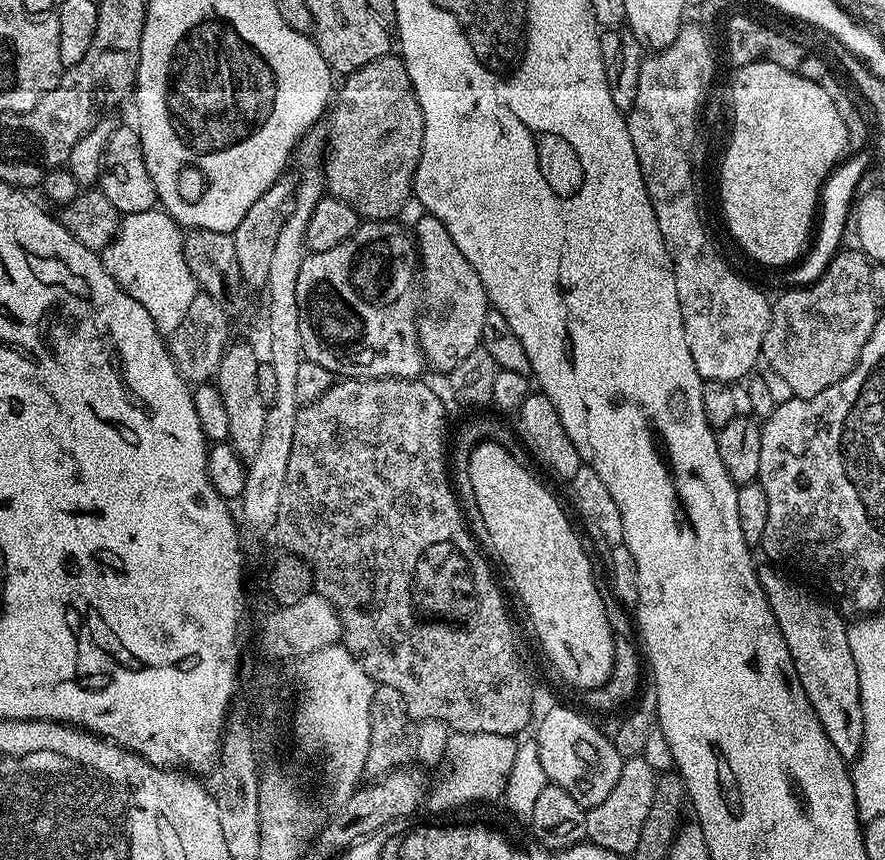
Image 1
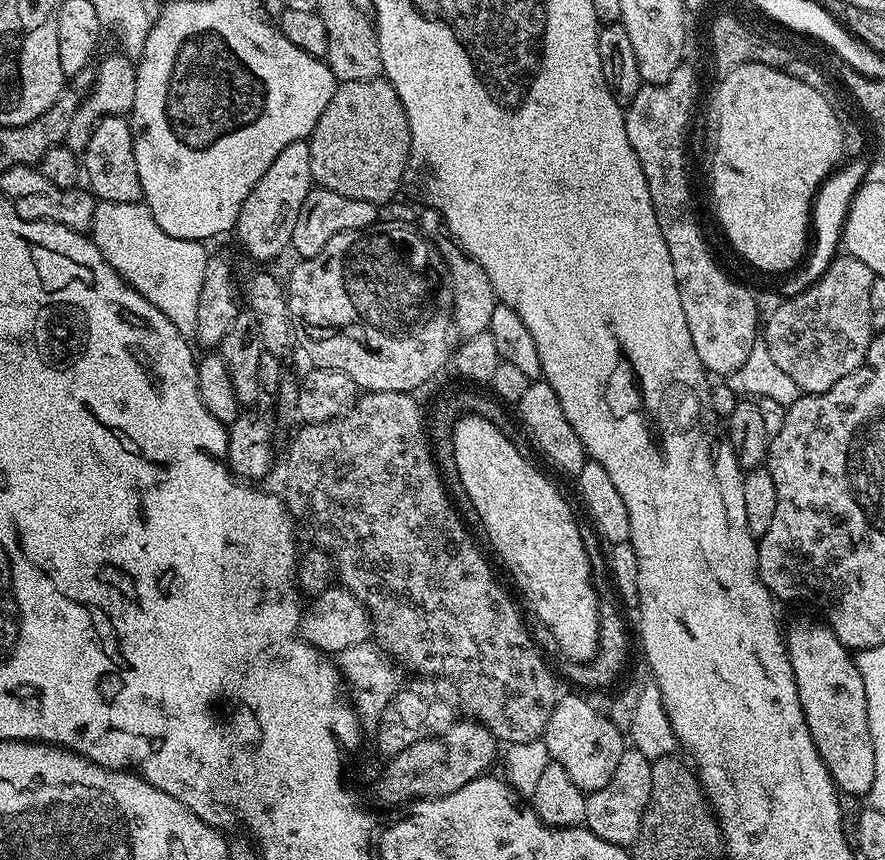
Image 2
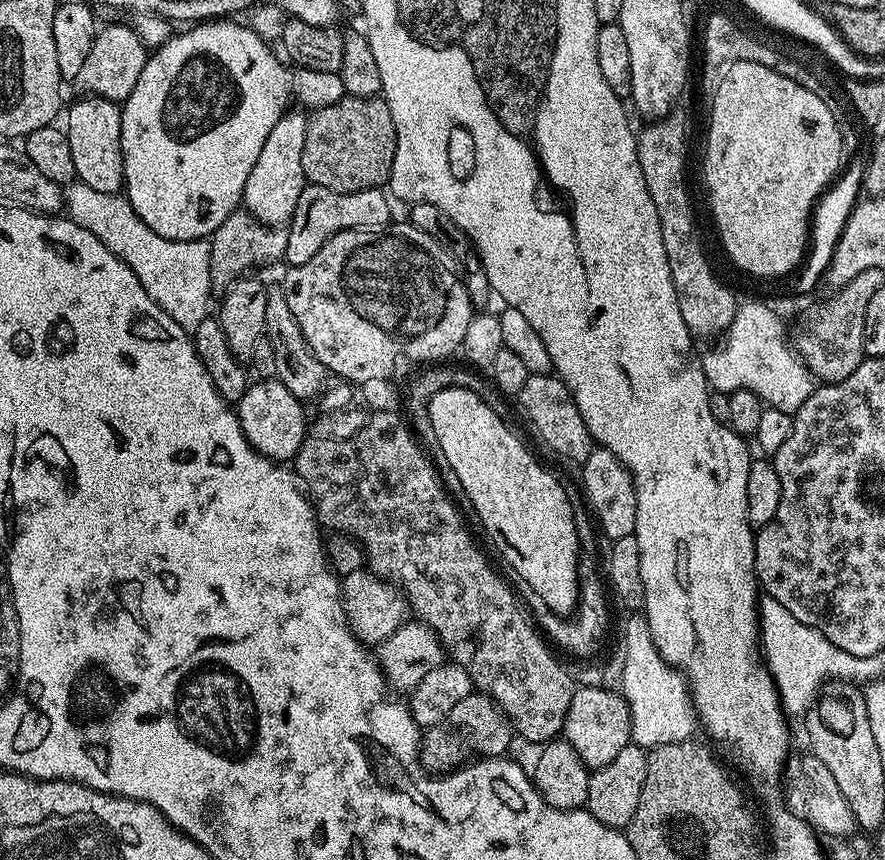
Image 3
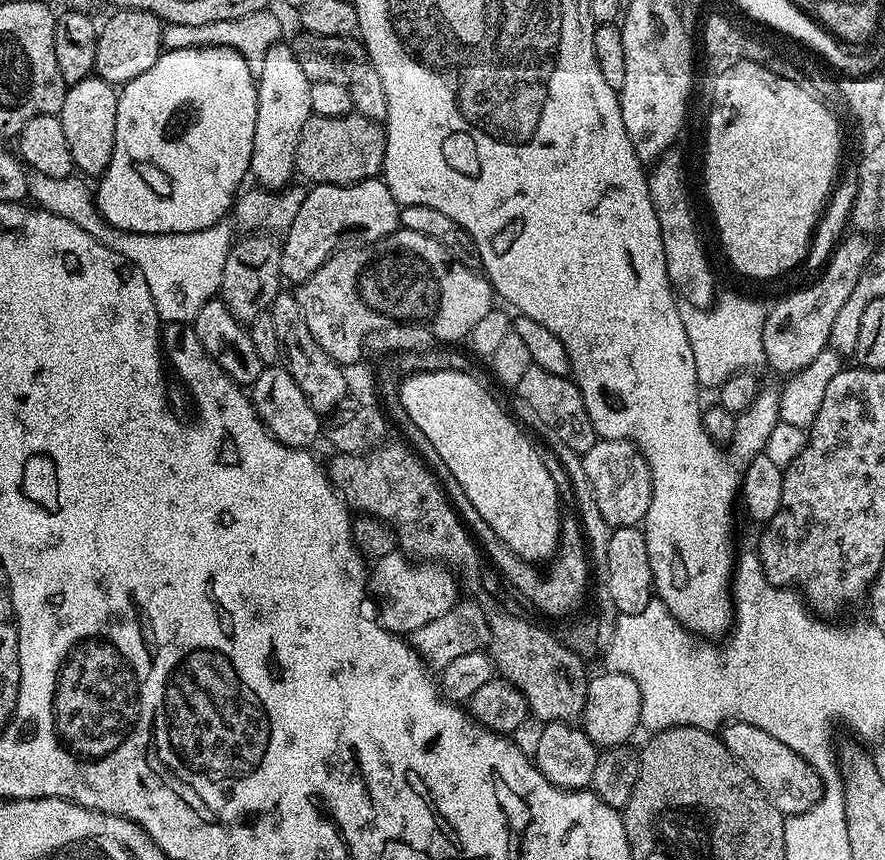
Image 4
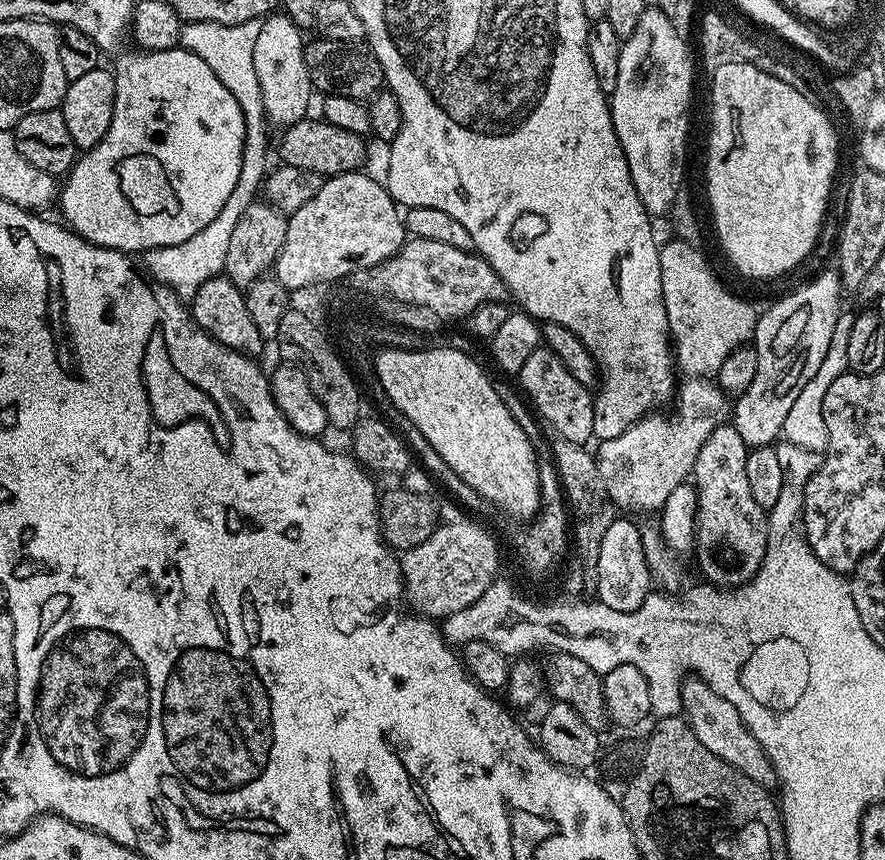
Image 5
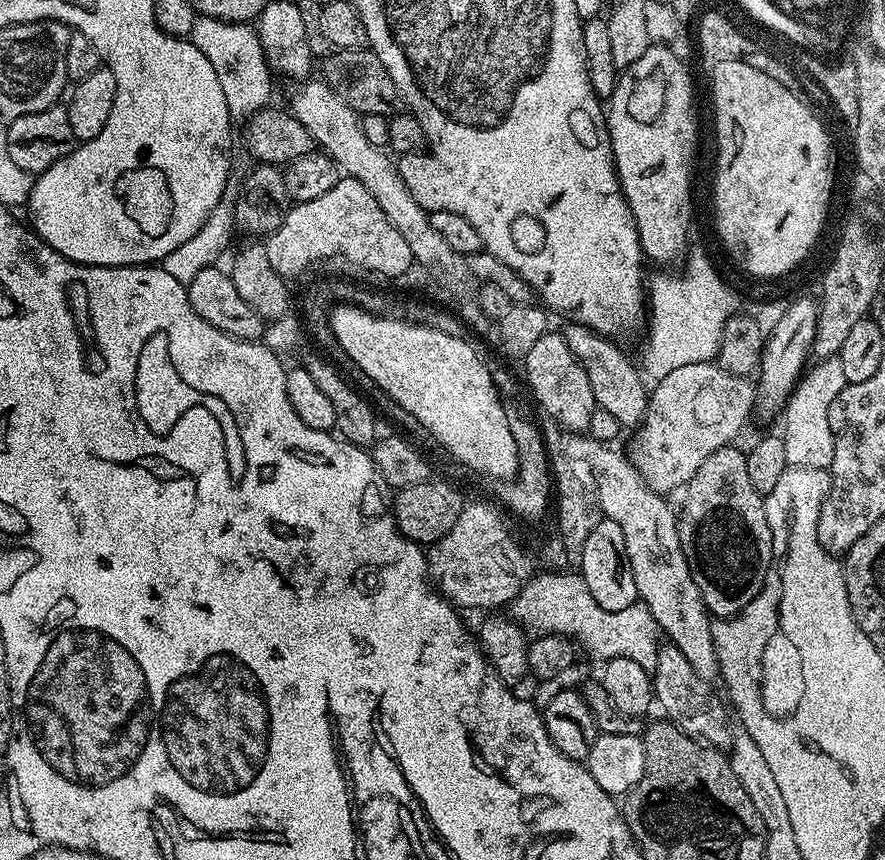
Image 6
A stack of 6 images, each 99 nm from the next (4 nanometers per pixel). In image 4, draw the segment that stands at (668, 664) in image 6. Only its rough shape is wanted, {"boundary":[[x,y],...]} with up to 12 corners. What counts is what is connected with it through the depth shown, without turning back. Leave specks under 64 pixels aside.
{"boundary":[[744,720],[723,725],[726,750],[788,816],[822,785],[790,746]]}

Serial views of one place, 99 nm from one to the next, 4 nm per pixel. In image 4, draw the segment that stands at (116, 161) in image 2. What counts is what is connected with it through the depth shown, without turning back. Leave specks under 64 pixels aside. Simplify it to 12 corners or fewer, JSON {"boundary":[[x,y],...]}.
{"boundary":[[93,74],[67,85],[58,115],[77,173],[114,154],[117,89]]}

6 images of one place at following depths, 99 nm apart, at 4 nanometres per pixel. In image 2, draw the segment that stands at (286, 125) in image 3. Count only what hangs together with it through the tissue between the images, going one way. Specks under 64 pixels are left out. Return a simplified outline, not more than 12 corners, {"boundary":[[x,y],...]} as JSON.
{"boundary":[[290,142],[242,202],[234,236],[256,260],[292,243],[314,185]]}

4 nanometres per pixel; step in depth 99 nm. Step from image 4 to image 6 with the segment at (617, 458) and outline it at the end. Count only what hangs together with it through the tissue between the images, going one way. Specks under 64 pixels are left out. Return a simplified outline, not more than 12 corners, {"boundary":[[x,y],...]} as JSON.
{"boundary":[[719,364],[655,381],[630,459],[650,490],[683,489],[727,448],[756,384]]}

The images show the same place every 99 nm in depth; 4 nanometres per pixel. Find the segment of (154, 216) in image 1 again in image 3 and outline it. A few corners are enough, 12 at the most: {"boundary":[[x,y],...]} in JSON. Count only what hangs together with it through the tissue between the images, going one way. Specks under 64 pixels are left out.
{"boundary":[[79,182],[63,211],[191,334],[209,319],[207,239],[154,234],[120,194]]}

